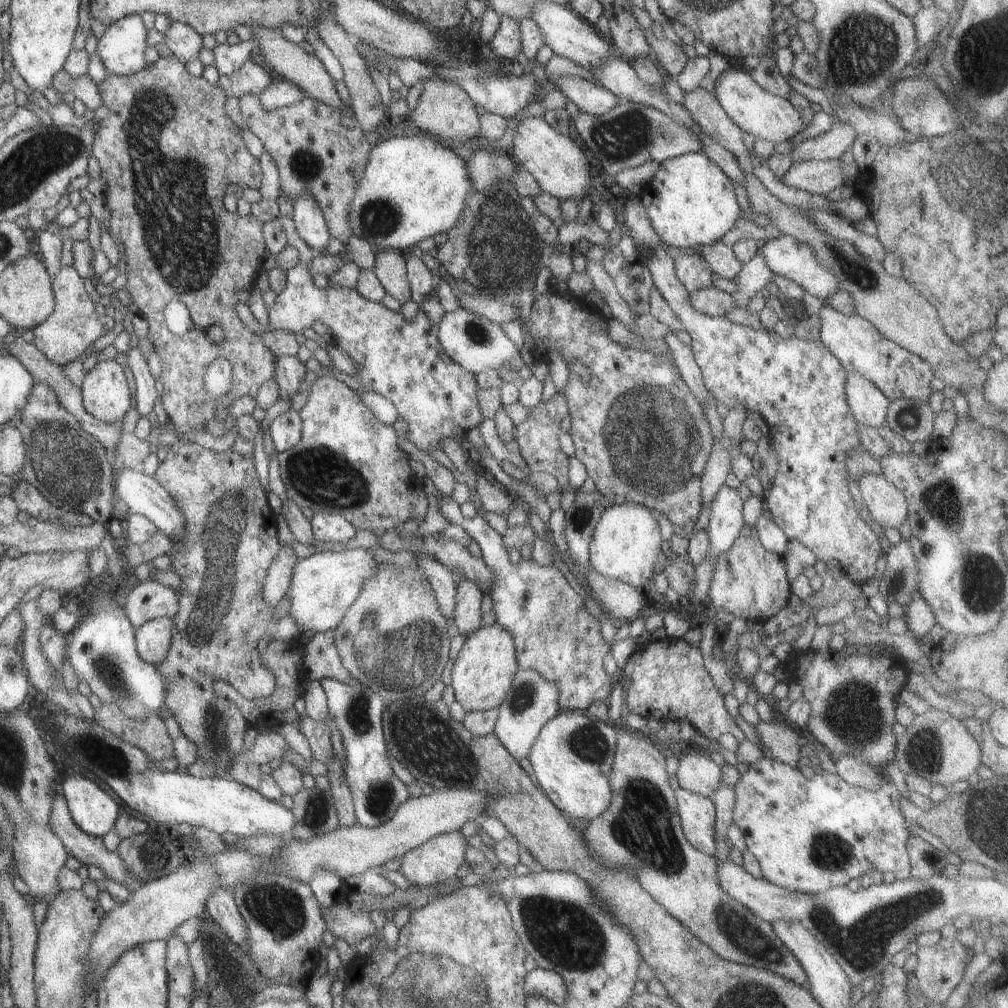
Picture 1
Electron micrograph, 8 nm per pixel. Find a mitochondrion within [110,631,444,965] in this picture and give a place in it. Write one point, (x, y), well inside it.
(282, 912)

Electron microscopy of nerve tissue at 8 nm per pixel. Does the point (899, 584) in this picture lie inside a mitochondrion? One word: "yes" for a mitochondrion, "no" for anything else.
yes

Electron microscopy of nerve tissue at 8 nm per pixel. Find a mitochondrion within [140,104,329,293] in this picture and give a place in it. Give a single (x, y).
(306, 165)

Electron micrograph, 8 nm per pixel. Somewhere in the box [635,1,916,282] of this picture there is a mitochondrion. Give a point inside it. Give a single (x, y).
(863, 42)

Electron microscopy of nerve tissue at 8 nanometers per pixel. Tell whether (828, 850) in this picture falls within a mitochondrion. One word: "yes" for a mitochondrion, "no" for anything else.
yes

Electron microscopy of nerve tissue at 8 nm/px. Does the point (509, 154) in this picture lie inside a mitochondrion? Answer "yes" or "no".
no

